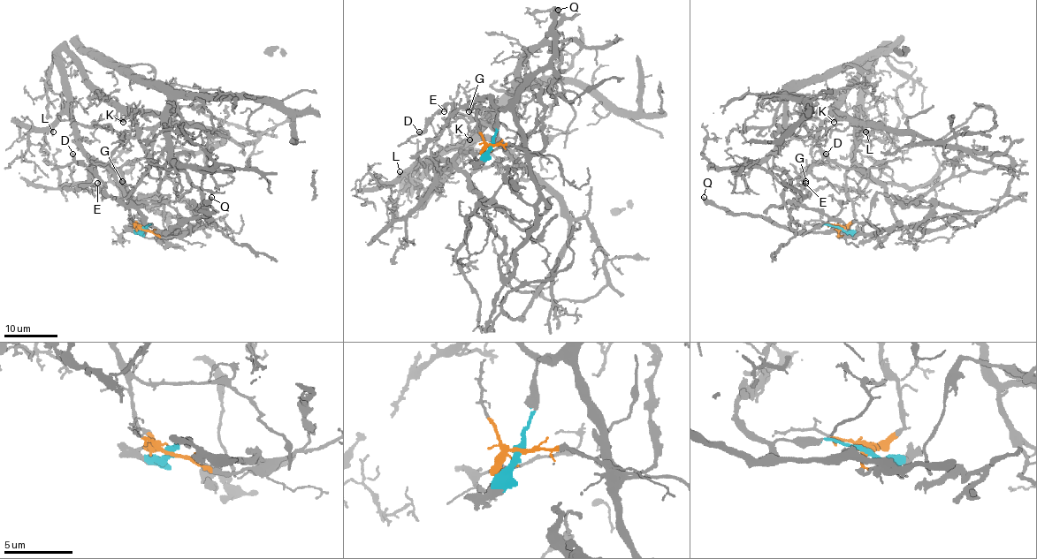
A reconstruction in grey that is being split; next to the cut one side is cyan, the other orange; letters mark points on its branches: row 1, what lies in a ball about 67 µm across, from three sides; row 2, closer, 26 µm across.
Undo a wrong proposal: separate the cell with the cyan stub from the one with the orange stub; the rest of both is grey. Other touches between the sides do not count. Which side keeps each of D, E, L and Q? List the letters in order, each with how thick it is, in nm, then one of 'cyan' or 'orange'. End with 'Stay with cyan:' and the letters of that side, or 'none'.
D: calibre 240 nm; cyan
E: calibre 240 nm; cyan
L: calibre 110 nm; orange
Q: calibre 440 nm; cyan
Stay with cyan: D, E, Q

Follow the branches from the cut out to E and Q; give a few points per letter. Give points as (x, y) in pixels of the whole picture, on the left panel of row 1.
E: (143, 229), (151, 225), (133, 207), (126, 207), (106, 192), (102, 181), (100, 179), (97, 184)
Q: (143, 229), (150, 225), (166, 231), (182, 226), (189, 219), (202, 216), (208, 213), (208, 200), (211, 197)

